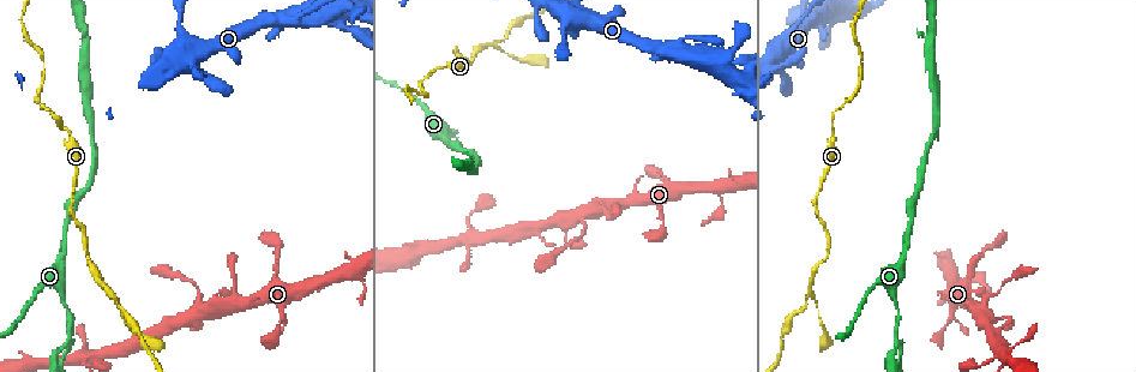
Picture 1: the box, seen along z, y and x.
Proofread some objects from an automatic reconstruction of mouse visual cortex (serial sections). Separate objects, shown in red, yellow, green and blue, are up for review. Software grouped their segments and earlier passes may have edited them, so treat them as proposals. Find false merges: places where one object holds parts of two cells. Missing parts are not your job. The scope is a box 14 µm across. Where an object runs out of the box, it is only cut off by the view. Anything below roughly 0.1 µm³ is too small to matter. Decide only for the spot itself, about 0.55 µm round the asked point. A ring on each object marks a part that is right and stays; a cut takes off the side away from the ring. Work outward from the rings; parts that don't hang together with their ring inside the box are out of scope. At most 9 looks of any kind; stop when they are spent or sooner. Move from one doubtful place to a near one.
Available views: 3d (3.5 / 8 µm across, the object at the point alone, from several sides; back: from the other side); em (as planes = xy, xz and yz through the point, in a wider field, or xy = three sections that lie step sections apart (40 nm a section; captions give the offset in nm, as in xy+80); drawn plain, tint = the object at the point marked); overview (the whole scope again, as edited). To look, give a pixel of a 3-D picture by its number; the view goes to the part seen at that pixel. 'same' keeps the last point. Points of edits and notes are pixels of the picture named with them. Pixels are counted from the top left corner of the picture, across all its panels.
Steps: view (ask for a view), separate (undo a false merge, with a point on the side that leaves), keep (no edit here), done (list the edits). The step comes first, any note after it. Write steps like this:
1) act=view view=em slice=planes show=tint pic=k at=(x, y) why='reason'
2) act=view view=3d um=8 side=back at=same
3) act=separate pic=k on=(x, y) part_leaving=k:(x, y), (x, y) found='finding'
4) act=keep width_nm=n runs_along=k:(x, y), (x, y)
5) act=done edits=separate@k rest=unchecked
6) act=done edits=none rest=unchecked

act=view view=3d um=8 pic=1 at=(195, 57)

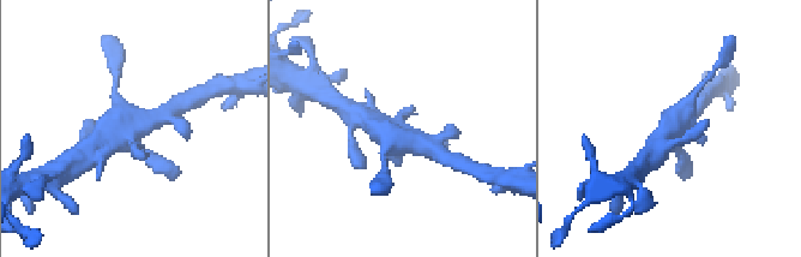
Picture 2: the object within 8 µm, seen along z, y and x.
act=view view=em slice=xy step=2 show=tint pic=2 at=(134, 127)

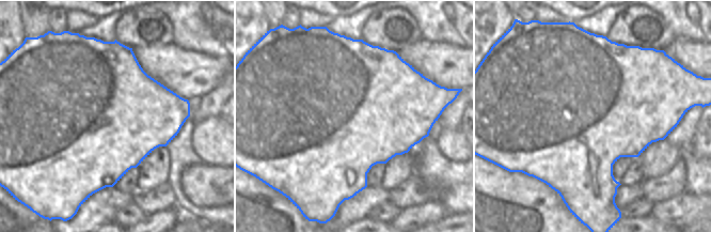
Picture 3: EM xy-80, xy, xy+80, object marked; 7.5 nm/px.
act=keep width_nm=1150 runs_along=2:(443, 155), (395, 141), (377, 126) found='one cell here'

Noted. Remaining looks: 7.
act=view view=3d um=8 side=back pic=1 at=(913, 216) why='sudden change in width'

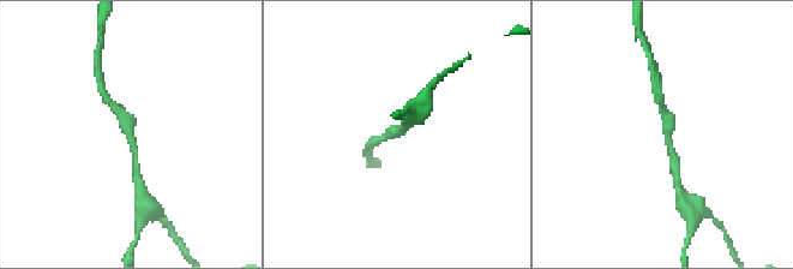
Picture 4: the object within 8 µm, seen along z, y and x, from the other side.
act=view view=3d um=3.5 pic=4 at=(130, 137) why='closer look'

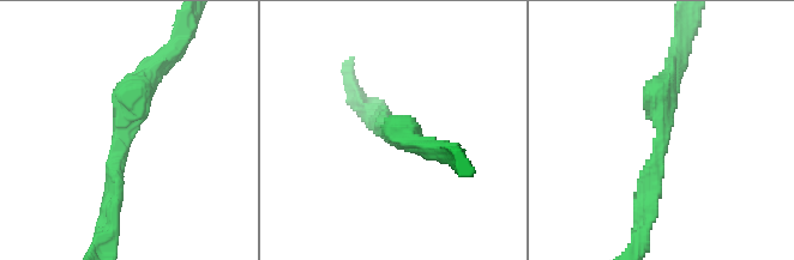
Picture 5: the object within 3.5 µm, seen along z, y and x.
act=view view=em slice=xy step=1 show=tint pic=5 at=(664, 126) arm_widths_nm=200,300

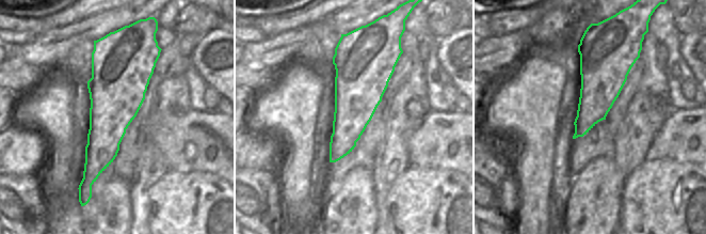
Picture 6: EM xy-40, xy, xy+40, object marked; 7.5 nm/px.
act=keep runs_along=5:(109, 206), (136, 89), (161, 62) found='continuous, no second cell'

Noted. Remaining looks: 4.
act=view view=3d um=3.5 pic=1 at=(494, 46) why='two arms in line, one across'

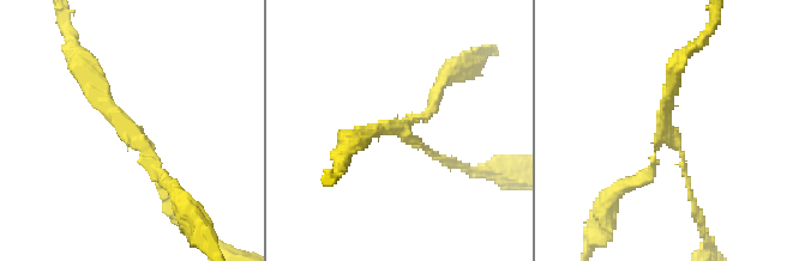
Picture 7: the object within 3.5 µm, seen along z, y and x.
act=view view=em slice=xy step=5 show=tint pic=7 at=(133, 134) arms=3 arm_widths_nm=100,200,200 why='need the tissue'

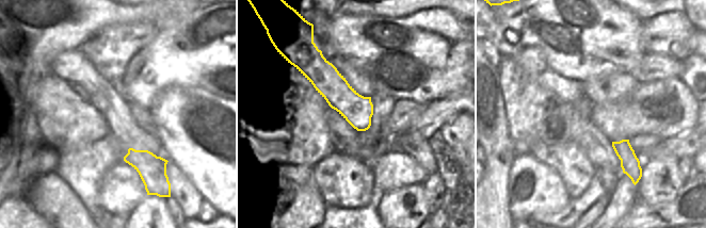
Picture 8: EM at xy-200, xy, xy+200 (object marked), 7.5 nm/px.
act=keep width_nm=220 runs_along=7:(82, 72), (144, 141), (163, 198) found='one cell here'

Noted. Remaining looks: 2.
act=view view=3d um=3.5 pic=1 at=(56, 355) why='sharp bend'

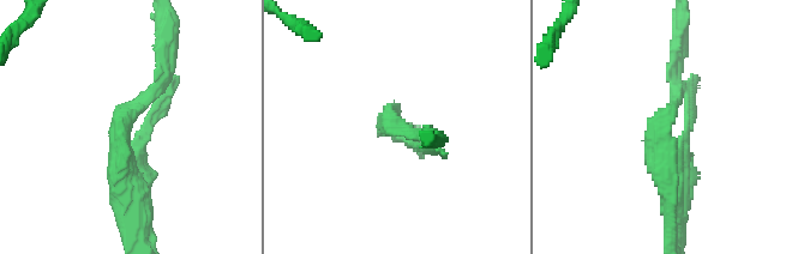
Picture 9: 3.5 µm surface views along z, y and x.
act=view view=em slice=planes show=tint pic=9 at=(123, 121) why='shape alone is not enough'

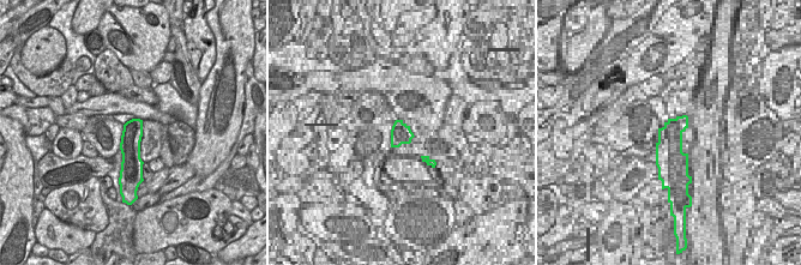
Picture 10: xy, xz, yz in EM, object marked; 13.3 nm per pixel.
act=keep width_nm=280 runs_along=9:(677, 58), (661, 145), (689, 175) found='all the same cell'

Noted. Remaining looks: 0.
act=done edits=none rest=unchecked

